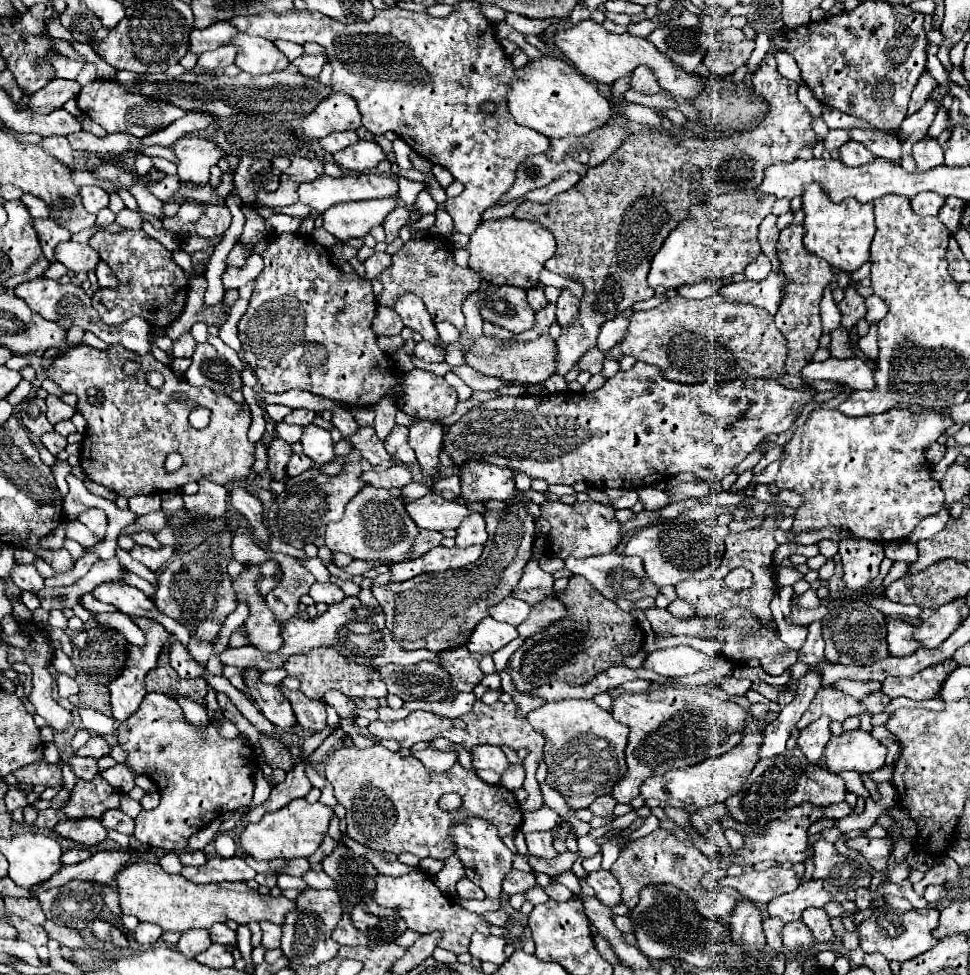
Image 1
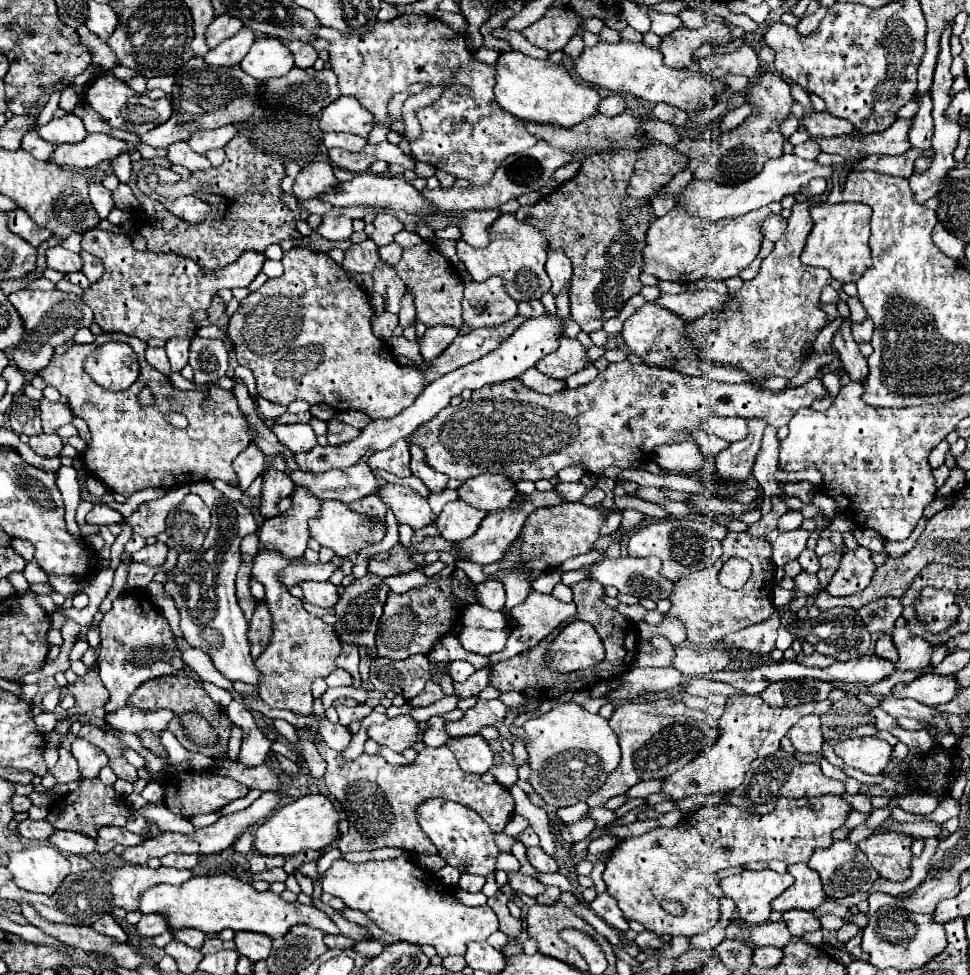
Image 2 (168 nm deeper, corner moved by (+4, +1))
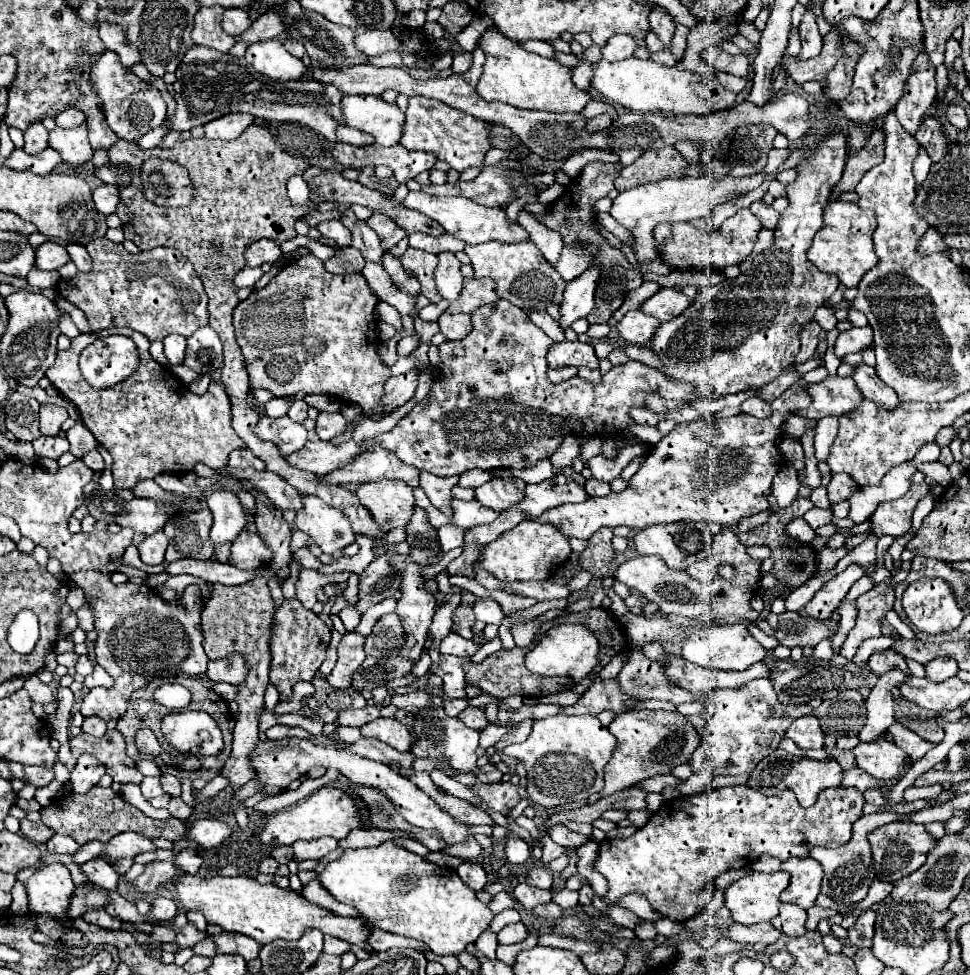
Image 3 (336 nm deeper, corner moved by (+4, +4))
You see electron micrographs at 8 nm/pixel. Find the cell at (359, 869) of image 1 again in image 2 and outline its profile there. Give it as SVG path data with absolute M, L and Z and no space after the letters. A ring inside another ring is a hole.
M324 935L324 943L330 949L352 949L354 947L354 941L342 935Z

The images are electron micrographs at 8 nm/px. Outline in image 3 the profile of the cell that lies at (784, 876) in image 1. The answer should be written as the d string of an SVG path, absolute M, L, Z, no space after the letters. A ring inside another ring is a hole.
M748 872L724 890L724 904L738 924L772 920L778 914L780 892L790 880L788 872Z

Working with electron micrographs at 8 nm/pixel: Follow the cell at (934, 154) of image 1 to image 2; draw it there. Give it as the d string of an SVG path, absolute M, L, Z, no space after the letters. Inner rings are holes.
M930 91L924 93L924 95L918 95L918 113L912 117L912 123L910 123L910 143L914 149L922 149L922 151L928 151L932 147L932 131L934 131L934 125L932 125L932 97L930 97Z

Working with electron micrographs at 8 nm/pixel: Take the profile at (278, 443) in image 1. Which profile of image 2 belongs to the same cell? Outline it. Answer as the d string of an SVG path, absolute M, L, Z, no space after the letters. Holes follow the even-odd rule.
M268 471L264 475L260 505L258 505L262 519L272 519L272 517L282 515L282 511L278 511L278 501L288 497L292 491L294 491L294 483L290 483L288 473Z

